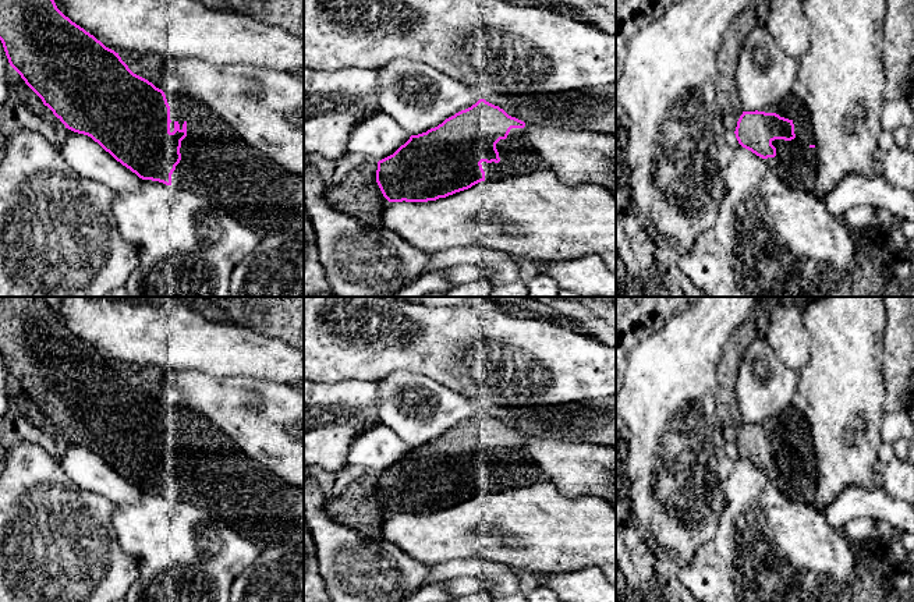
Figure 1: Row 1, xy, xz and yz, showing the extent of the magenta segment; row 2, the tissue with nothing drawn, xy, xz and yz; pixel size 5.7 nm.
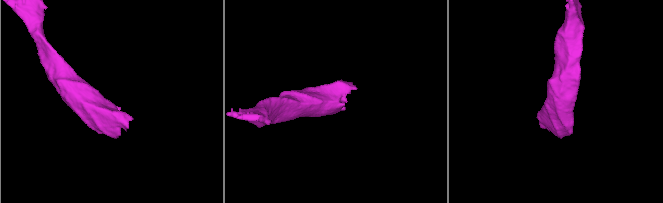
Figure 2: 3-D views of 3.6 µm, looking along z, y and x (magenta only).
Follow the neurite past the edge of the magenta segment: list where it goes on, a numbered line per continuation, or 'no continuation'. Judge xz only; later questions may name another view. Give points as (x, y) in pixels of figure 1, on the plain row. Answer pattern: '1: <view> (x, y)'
1: xz (517, 468)

